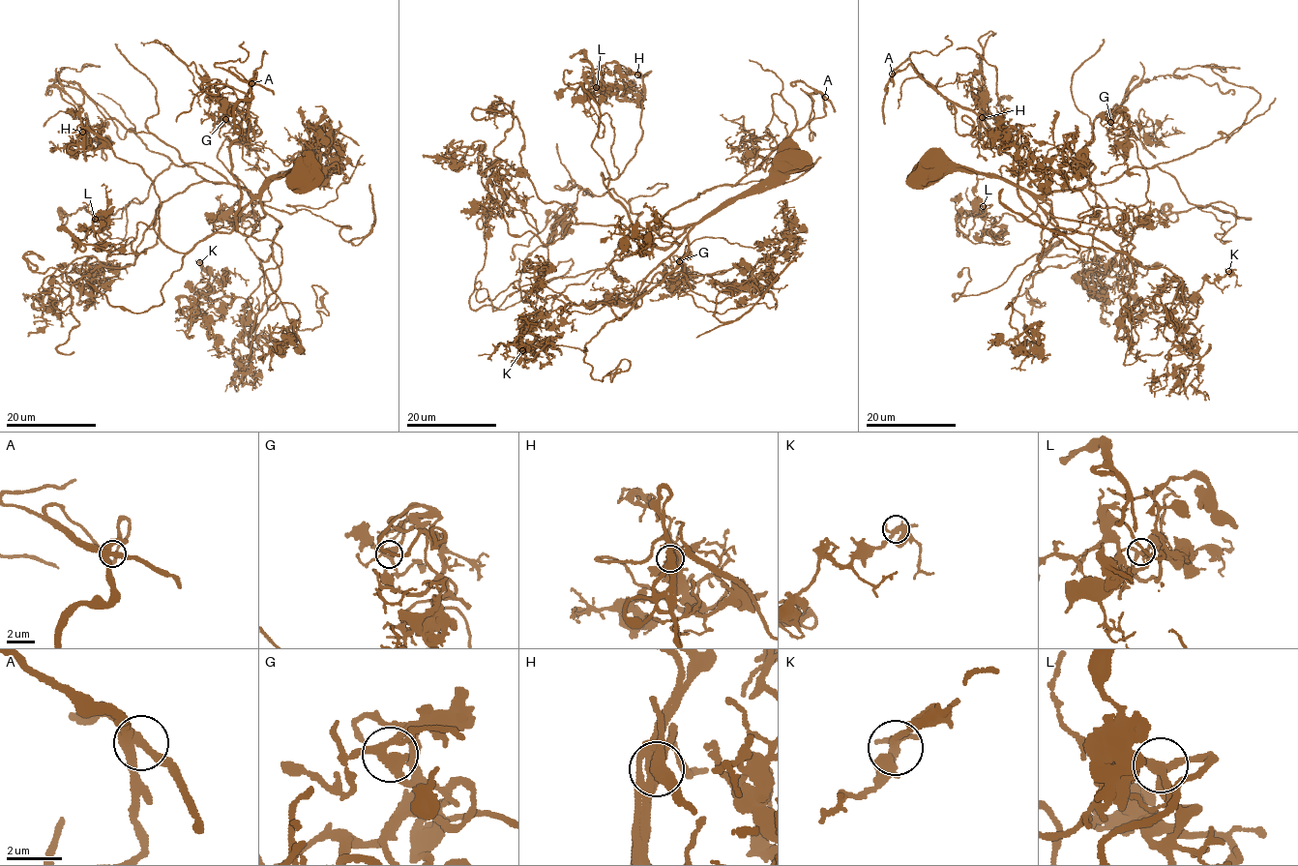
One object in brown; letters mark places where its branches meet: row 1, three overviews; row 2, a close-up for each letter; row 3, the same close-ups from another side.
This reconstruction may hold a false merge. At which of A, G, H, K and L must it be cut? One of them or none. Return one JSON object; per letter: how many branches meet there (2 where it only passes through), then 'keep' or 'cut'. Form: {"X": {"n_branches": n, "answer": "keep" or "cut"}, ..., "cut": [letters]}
{"A": {"n_branches": 4, "answer": "keep"}, "G": {"n_branches": 4, "answer": "keep"}, "H": {"n_branches": 4, "answer": "keep"}, "K": {"n_branches": 4, "answer": "keep"}, "L": {"n_branches": 4, "answer": "keep"}, "cut": []}

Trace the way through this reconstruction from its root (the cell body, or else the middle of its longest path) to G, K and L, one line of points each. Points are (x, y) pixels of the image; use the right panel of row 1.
G: (923, 169), (997, 174), (1051, 215), (1114, 227), (1149, 184), (1135, 142), (1116, 148), (1127, 116), (1110, 122)
K: (923, 169), (997, 174), (1055, 225), (1127, 255), (1128, 318), (1141, 302), (1170, 313), (1228, 271)
L: (923, 169), (1007, 178), (1065, 232), (1044, 248), (1047, 199), (974, 243), (962, 234), (983, 205)

